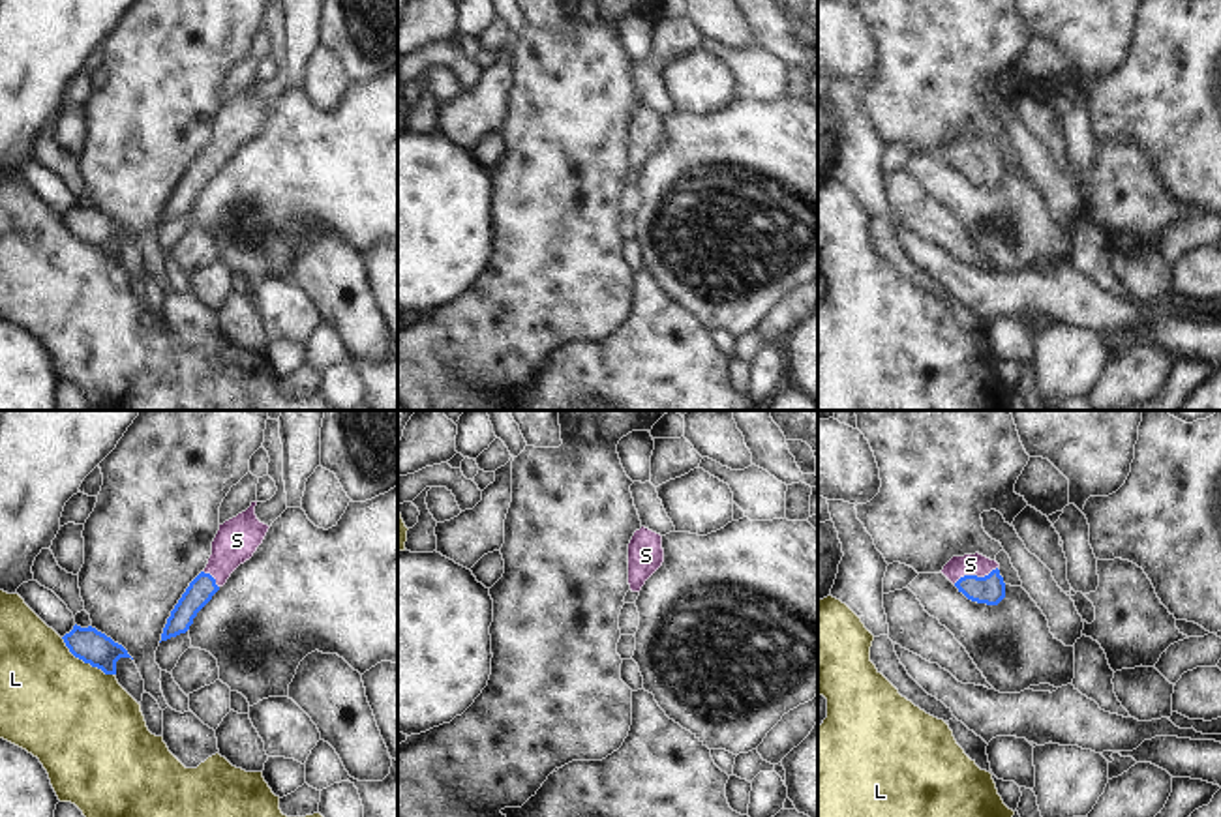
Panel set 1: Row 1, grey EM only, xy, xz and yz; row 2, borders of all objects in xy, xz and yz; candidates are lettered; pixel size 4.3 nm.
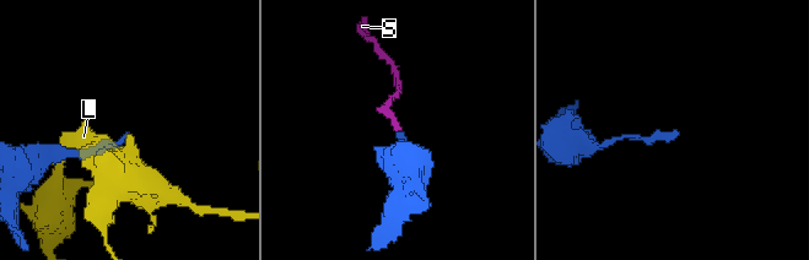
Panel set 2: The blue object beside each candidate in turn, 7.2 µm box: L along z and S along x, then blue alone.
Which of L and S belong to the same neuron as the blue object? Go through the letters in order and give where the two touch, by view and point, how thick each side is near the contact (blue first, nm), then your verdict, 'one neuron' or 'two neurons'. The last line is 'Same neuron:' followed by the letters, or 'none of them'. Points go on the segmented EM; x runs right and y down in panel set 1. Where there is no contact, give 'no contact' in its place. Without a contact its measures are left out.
L: contact xy (85, 662); calibres 150 and 460 nm; two neurons
S: contact yz (974, 576); calibres 130 and 100 nm; one neuron
Same neuron: S

